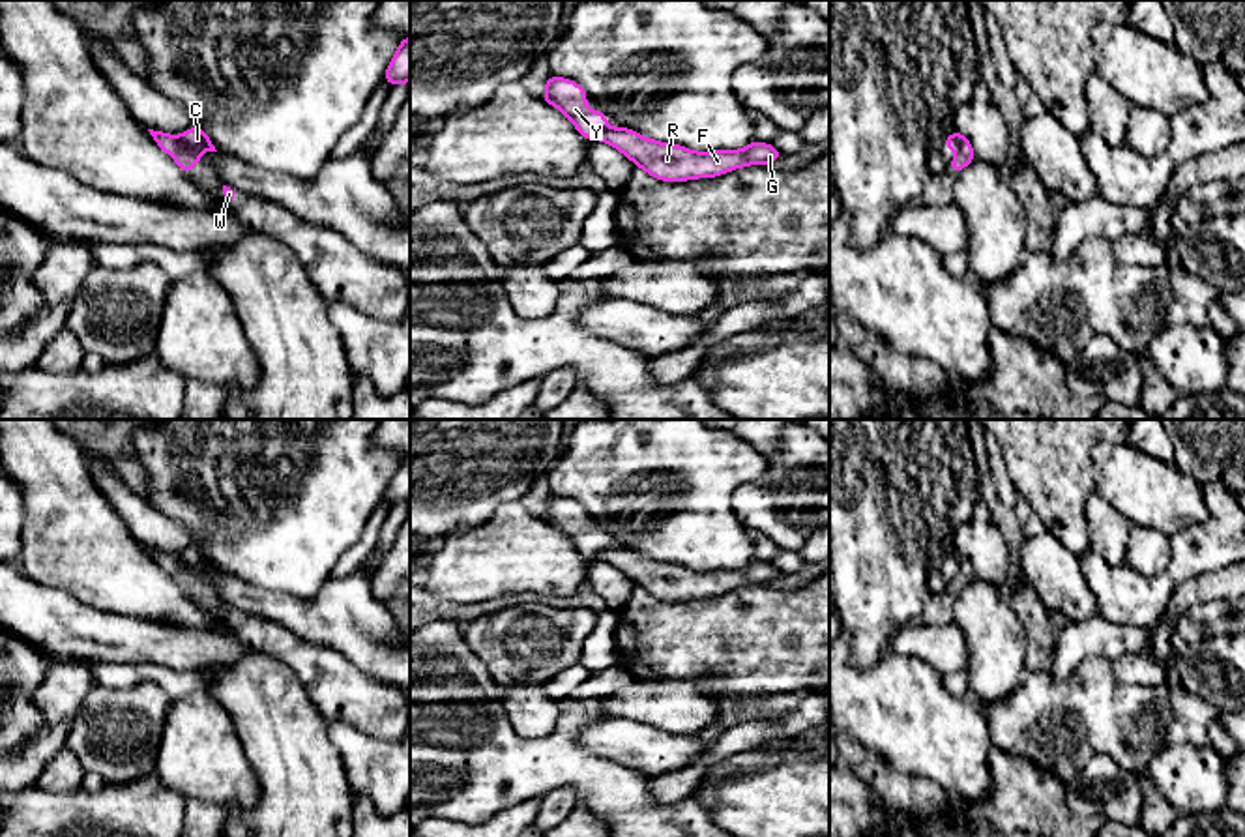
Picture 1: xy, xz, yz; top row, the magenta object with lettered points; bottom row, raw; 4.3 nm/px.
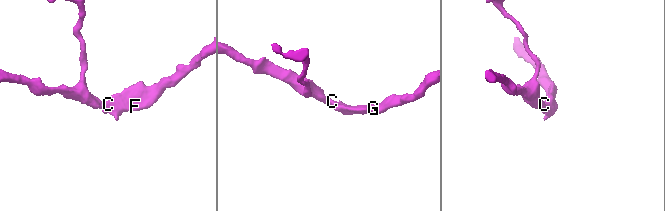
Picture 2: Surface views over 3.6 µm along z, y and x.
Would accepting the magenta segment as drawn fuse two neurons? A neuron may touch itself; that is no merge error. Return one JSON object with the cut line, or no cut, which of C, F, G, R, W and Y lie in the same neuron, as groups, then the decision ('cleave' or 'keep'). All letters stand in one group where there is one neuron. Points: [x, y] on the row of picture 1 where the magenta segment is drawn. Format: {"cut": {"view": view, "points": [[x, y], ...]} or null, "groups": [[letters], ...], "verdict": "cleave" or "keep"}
{"cut": {"view": "xy", "points": [[180, 137], [180, 148], [173, 156]]}, "groups": [["C", "F", "G", "R", "W"], ["Y"]], "verdict": "cleave"}

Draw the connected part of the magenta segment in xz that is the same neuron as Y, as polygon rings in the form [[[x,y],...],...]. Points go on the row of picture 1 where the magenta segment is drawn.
[[[550,75],[545,86],[541,99],[562,110],[584,139],[592,140],[607,127],[605,112],[586,109],[588,94],[580,84]]]

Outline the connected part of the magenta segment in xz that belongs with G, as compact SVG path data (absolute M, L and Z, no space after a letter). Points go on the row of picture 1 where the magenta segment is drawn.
M605 127L595 139L614 146L661 182L713 178L747 165L773 165L783 155L775 146L758 140L734 152L693 152L680 144L640 137L629 127Z

